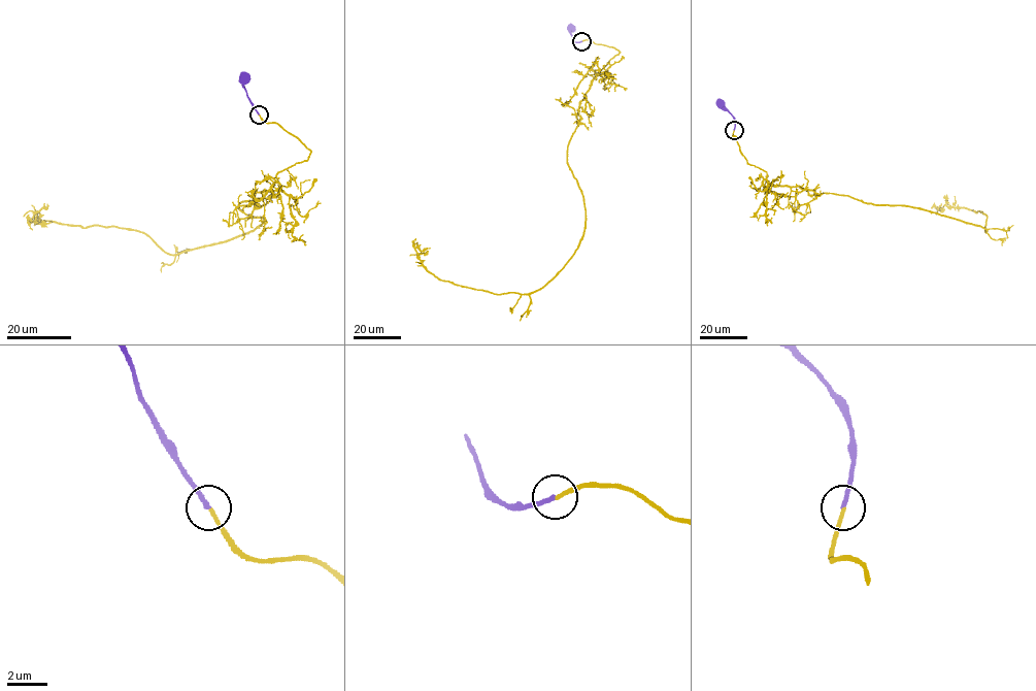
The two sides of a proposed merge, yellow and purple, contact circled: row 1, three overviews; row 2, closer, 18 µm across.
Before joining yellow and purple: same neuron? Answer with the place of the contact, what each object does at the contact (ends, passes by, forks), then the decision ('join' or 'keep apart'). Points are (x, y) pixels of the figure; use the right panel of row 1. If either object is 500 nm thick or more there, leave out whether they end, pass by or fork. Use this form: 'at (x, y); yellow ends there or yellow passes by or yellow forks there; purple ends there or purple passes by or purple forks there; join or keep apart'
at (734, 130); yellow ends there; purple ends there; join

